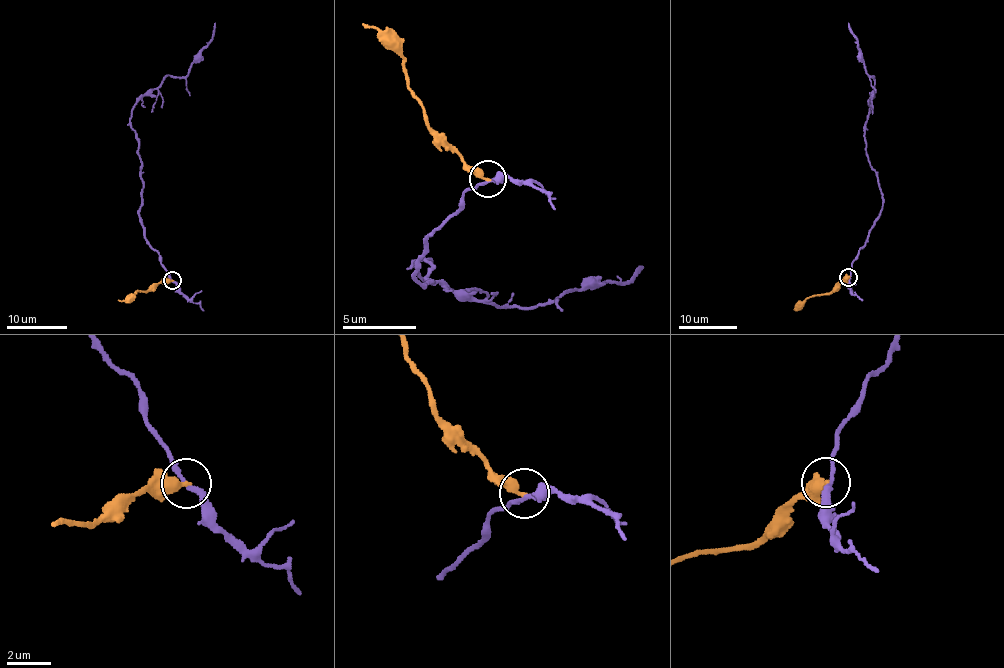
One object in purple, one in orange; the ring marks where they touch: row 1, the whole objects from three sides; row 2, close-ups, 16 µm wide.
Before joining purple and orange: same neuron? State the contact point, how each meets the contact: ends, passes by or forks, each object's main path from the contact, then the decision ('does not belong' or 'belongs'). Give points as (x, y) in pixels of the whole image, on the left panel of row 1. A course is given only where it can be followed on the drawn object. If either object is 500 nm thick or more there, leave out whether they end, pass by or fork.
(172, 280) | purple passes by | orange ends | purple via (171, 281), (146, 238), (139, 212), (141, 162), (130, 115), (134, 105), (167, 76), (185, 77), (215, 23) | orange via (171, 281), (160, 281), (147, 292), (138, 290), (118, 300) | does not belong

